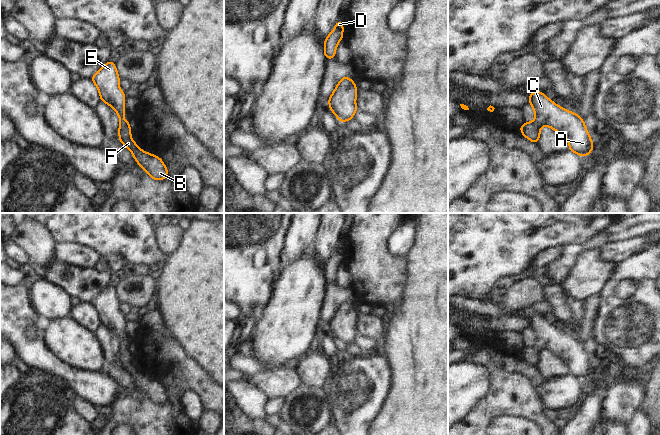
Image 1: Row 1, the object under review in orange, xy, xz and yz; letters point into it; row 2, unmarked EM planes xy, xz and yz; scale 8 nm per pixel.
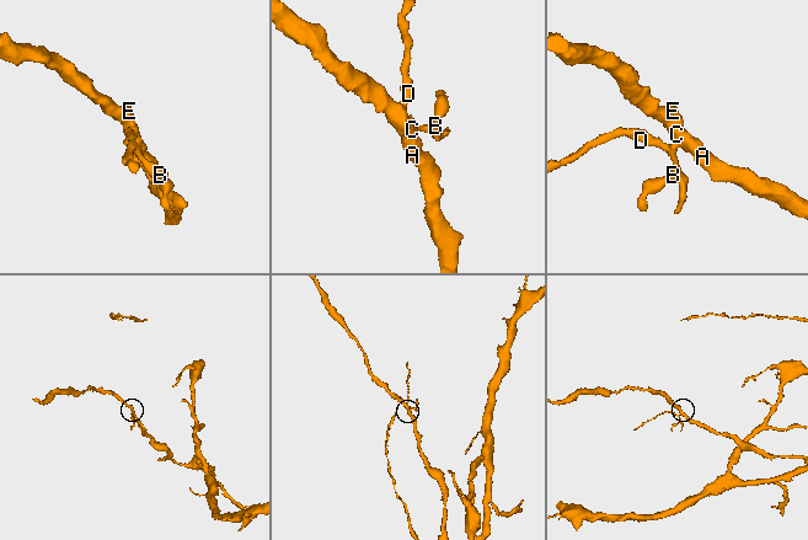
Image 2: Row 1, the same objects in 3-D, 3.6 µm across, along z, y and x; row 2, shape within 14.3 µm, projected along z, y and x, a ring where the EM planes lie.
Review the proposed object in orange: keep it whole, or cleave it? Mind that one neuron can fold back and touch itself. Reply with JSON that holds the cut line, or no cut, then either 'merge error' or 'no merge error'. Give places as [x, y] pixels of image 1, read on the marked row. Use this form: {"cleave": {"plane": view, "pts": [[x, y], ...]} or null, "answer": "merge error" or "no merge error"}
{"cleave": null, "answer": "no merge error"}

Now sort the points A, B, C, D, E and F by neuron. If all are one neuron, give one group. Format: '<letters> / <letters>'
A B C D E F

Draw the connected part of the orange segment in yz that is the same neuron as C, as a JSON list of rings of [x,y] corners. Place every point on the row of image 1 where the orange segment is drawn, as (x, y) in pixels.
[[[542,91],[528,95],[530,105],[535,112],[535,121],[520,126],[521,134],[538,144],[540,130],[546,125],[564,136],[569,143],[569,150],[585,157],[591,153],[594,144],[585,127],[585,122],[577,113],[569,112],[547,98]]]

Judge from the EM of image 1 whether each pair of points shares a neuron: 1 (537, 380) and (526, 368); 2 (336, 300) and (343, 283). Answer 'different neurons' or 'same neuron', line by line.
1: same neuron
2: different neurons

